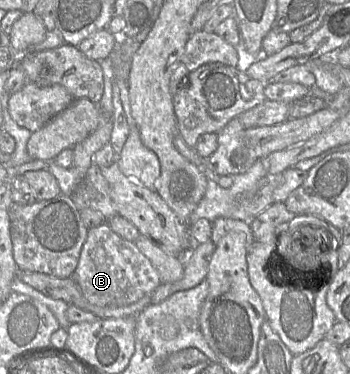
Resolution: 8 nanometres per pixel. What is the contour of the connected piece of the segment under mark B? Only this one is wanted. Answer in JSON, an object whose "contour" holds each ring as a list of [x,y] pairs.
{"contour":[[[106,222],[88,230],[79,262],[71,278],[78,284],[87,301],[98,306],[132,304],[145,295],[151,295],[161,284],[157,270],[135,243],[114,233]]]}

